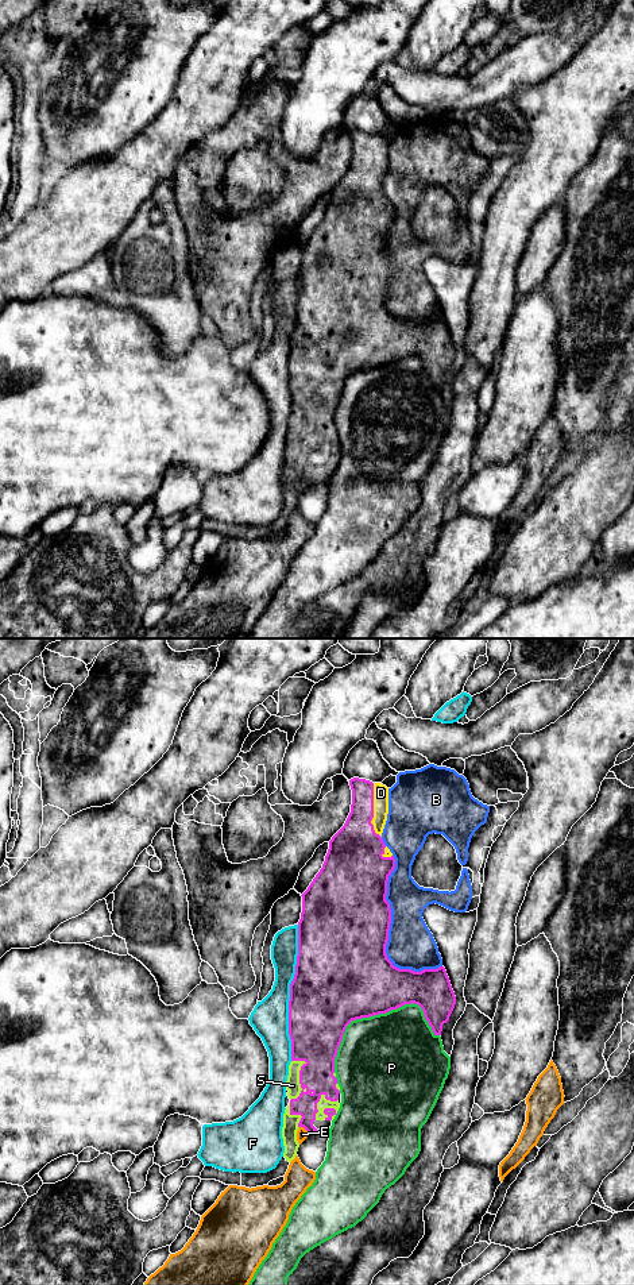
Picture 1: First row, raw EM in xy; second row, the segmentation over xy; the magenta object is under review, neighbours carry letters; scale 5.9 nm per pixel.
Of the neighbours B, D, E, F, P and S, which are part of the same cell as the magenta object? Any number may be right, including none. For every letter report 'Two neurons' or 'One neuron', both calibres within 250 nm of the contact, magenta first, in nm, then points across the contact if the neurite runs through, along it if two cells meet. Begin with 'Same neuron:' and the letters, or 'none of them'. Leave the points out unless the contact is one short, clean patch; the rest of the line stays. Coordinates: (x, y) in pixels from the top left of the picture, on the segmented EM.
Same neuron: D, S
B: Two neurons. Thickness 500 nm (magenta) against 280 nm
D: One neuron. Thickness 300 nm (magenta) against 100 nm
E: Two neurons. Thickness 140 nm (magenta) against 70 nm
F: Two neurons. Thickness 460 nm (magenta) against 220 nm
P: Two neurons. Thickness 480 nm (magenta) against 480 nm
S: One neuron. Thickness 260 nm (magenta) against 90 nm

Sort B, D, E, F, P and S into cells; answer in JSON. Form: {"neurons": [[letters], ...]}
{"neurons": [["B"], ["D", "S"], ["E"], ["F"], ["P"]]}

